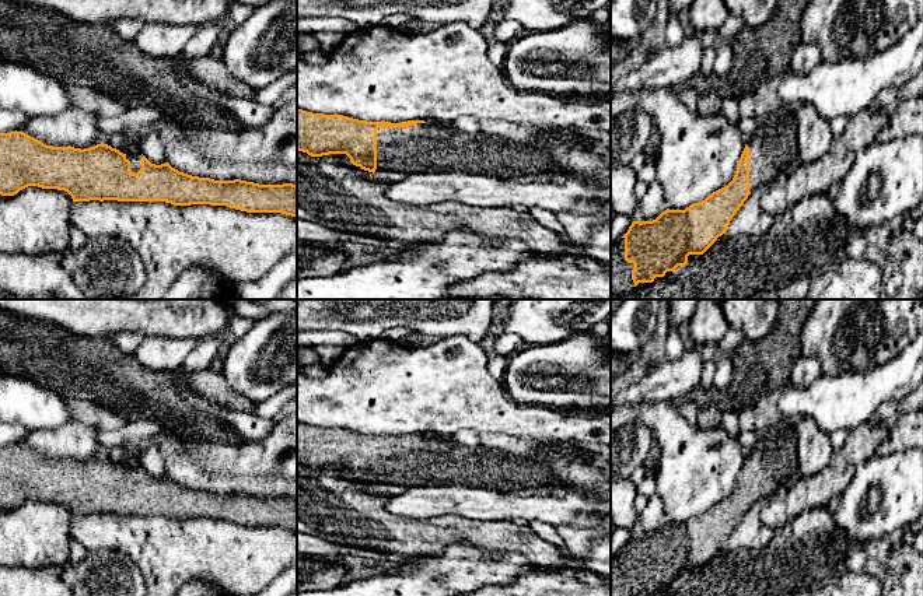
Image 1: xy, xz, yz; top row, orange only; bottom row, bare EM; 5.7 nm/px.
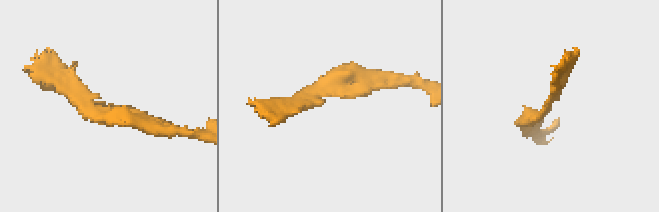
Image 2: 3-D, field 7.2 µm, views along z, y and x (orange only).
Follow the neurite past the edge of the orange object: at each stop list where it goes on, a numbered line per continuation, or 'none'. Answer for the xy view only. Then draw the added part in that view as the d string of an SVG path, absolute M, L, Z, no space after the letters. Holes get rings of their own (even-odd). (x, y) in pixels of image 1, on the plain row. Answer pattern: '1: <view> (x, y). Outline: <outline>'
1: xy (135, 472). Outline: M130 466L130 467L126 467L126 473L130 474L130 484L133 487L137 487L141 481L141 466Z

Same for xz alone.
1: xz (440, 460). Outline: M416 437L377 442L377 483L381 494L417 485L475 485L501 492L555 485L548 462L511 456L479 445L466 448L448 437Z

